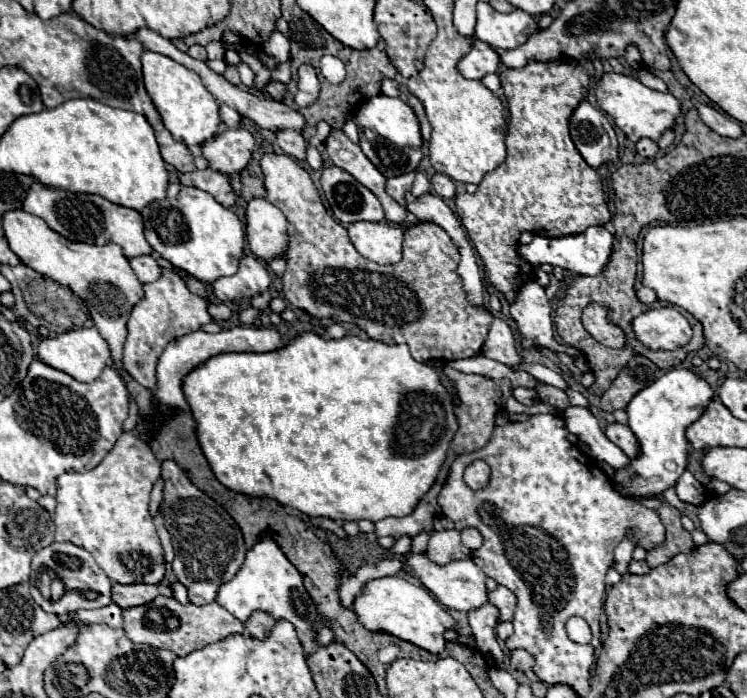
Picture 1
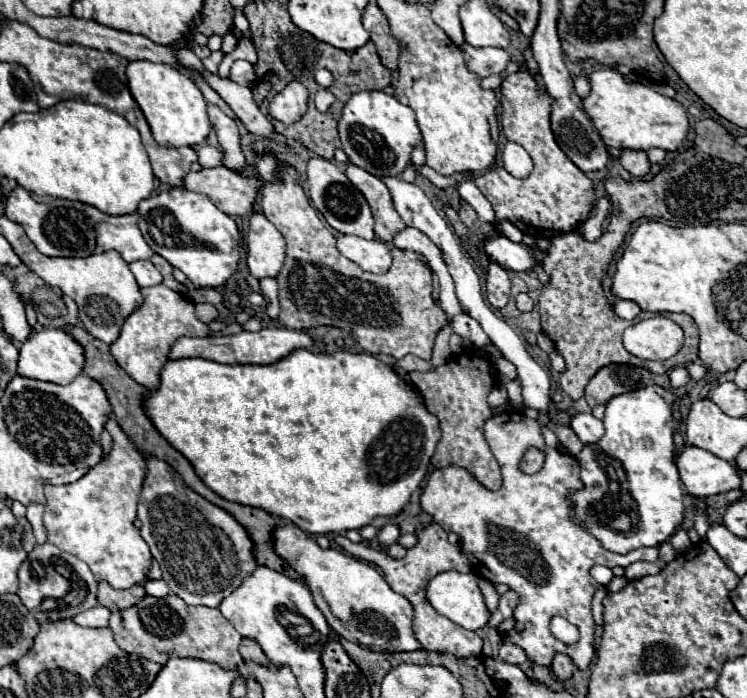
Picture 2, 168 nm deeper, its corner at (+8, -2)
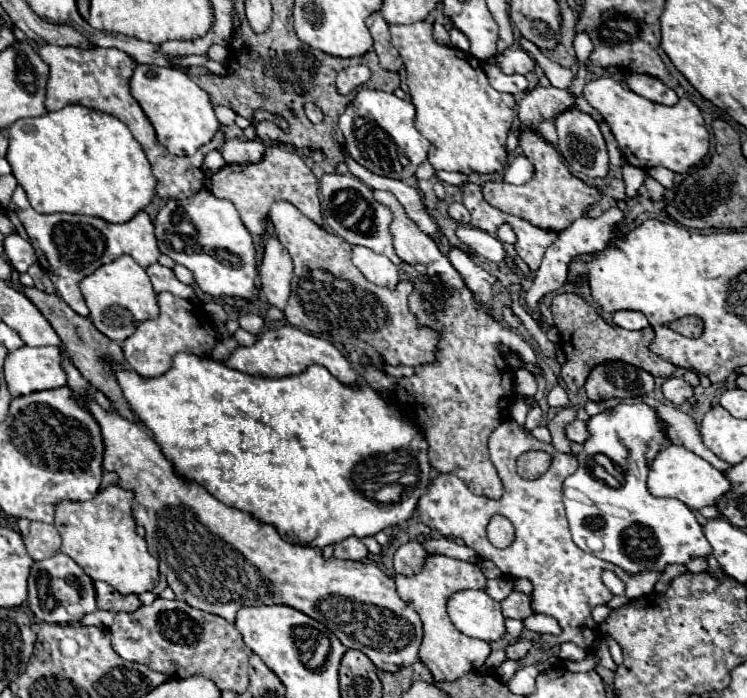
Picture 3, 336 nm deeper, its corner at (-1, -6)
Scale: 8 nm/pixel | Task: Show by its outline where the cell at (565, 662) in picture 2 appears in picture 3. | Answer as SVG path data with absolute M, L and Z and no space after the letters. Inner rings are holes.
M562 643L558 655L564 661L582 661L582 659L586 659L588 653L584 649L580 649L578 645L574 645L574 643Z

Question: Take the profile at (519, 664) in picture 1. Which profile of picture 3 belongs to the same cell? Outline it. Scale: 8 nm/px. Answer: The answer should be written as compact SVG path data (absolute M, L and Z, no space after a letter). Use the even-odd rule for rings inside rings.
M522 639L522 641L514 643L514 645L508 645L506 647L506 655L508 655L508 659L522 659L528 653L530 647L532 647L532 643L526 641L526 639Z

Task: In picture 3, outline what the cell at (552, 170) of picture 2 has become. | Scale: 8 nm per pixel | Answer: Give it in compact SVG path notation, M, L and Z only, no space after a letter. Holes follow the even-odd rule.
M522 129L520 131L520 147L522 147L524 155L534 163L536 173L534 173L532 181L526 185L510 185L506 181L484 183L482 193L484 193L484 199L492 207L496 207L504 213L516 215L516 217L532 223L534 227L560 233L566 227L570 227L570 223L574 219L584 217L592 209L592 205L600 203L600 199L602 199L600 191L596 187L586 185L576 175L572 175L562 159L562 153L554 145L550 145L538 131Z

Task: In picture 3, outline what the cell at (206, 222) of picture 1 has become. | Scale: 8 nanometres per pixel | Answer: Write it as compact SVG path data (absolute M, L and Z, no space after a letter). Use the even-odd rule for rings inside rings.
M208 189L200 191L198 195L194 195L190 199L168 199L166 205L158 211L158 215L154 219L154 227L156 227L156 239L158 239L160 253L168 255L178 265L188 267L194 275L194 281L198 283L198 287L204 293L208 293L212 297L222 297L222 295L244 297L244 299L252 297L254 281L258 275L256 259L254 259L256 251L254 251L254 243L252 243L248 229L240 221L238 211L230 201L214 197Z

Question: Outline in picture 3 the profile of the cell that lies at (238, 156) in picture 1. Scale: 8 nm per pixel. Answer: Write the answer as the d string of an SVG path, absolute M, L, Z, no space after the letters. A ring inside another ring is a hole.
M210 151L206 157L204 157L204 165L202 165L202 171L210 177L214 175L216 171L220 171L222 167L226 165L226 161L222 159L222 155L218 151Z

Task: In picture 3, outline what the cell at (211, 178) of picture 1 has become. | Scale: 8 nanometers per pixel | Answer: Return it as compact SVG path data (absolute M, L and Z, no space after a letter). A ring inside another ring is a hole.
M276 145L266 147L266 153L260 163L254 165L224 165L218 173L212 175L212 187L216 197L228 199L234 203L234 207L240 213L242 223L250 233L264 233L264 221L268 217L268 209L274 201L290 201L298 209L302 209L304 215L308 215L312 221L318 225L322 223L322 213L320 213L320 199L318 199L318 179L314 173L306 167L306 163L290 151L284 151Z

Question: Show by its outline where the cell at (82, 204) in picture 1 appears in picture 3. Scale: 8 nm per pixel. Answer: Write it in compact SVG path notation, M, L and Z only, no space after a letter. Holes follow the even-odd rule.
M18 185L14 189L12 199L10 199L8 207L4 209L4 213L14 223L16 233L20 237L28 239L30 245L34 247L34 251L38 255L38 263L44 269L48 269L46 273L50 275L50 279L54 281L54 285L58 289L58 297L64 299L82 317L88 317L88 307L78 289L78 283L86 275L96 271L100 265L118 259L124 253L132 255L136 259L136 263L142 267L154 265L160 257L152 219L144 211L140 211L138 215L134 215L130 221L126 221L122 225L108 223L104 219L90 217L90 215L72 215L72 213L42 215L32 209L32 205L26 197L26 191Z

